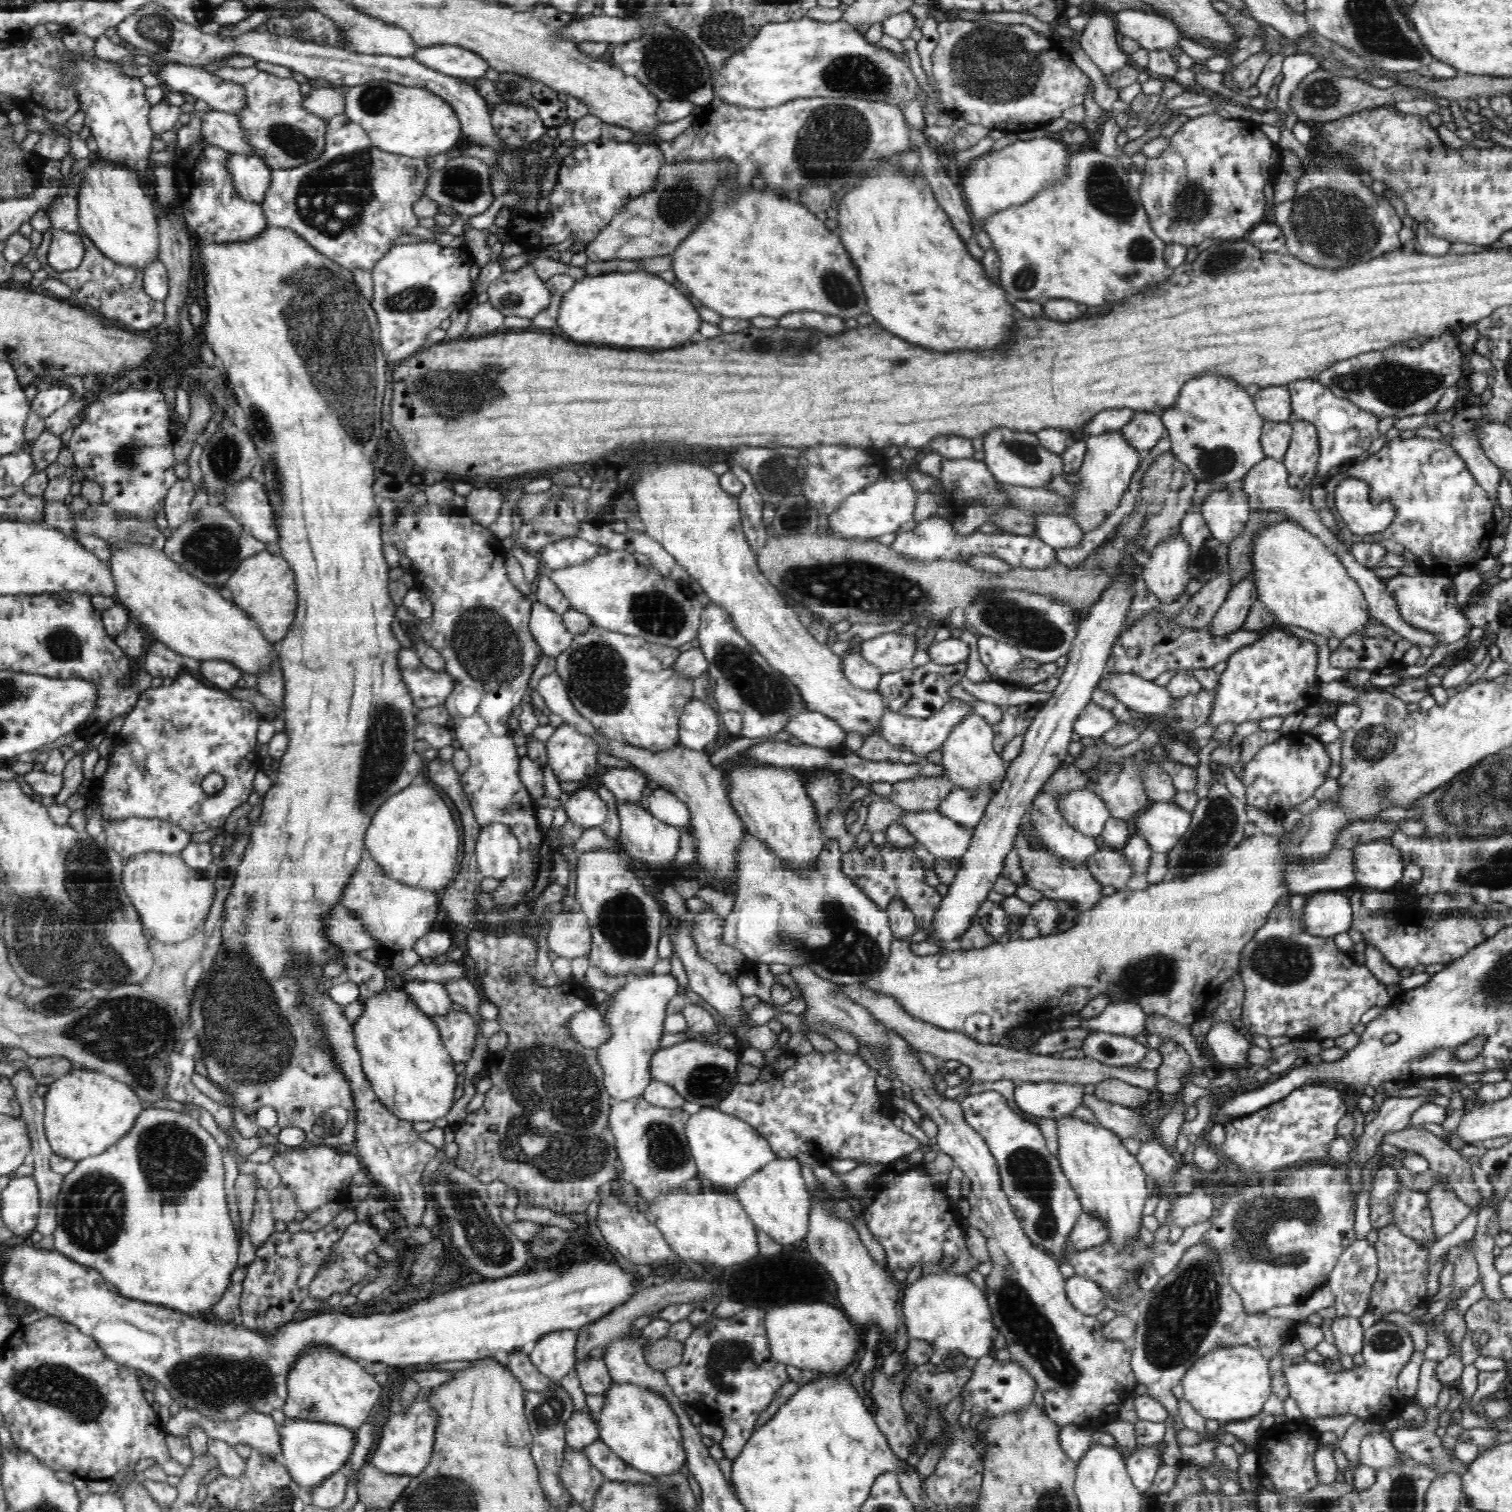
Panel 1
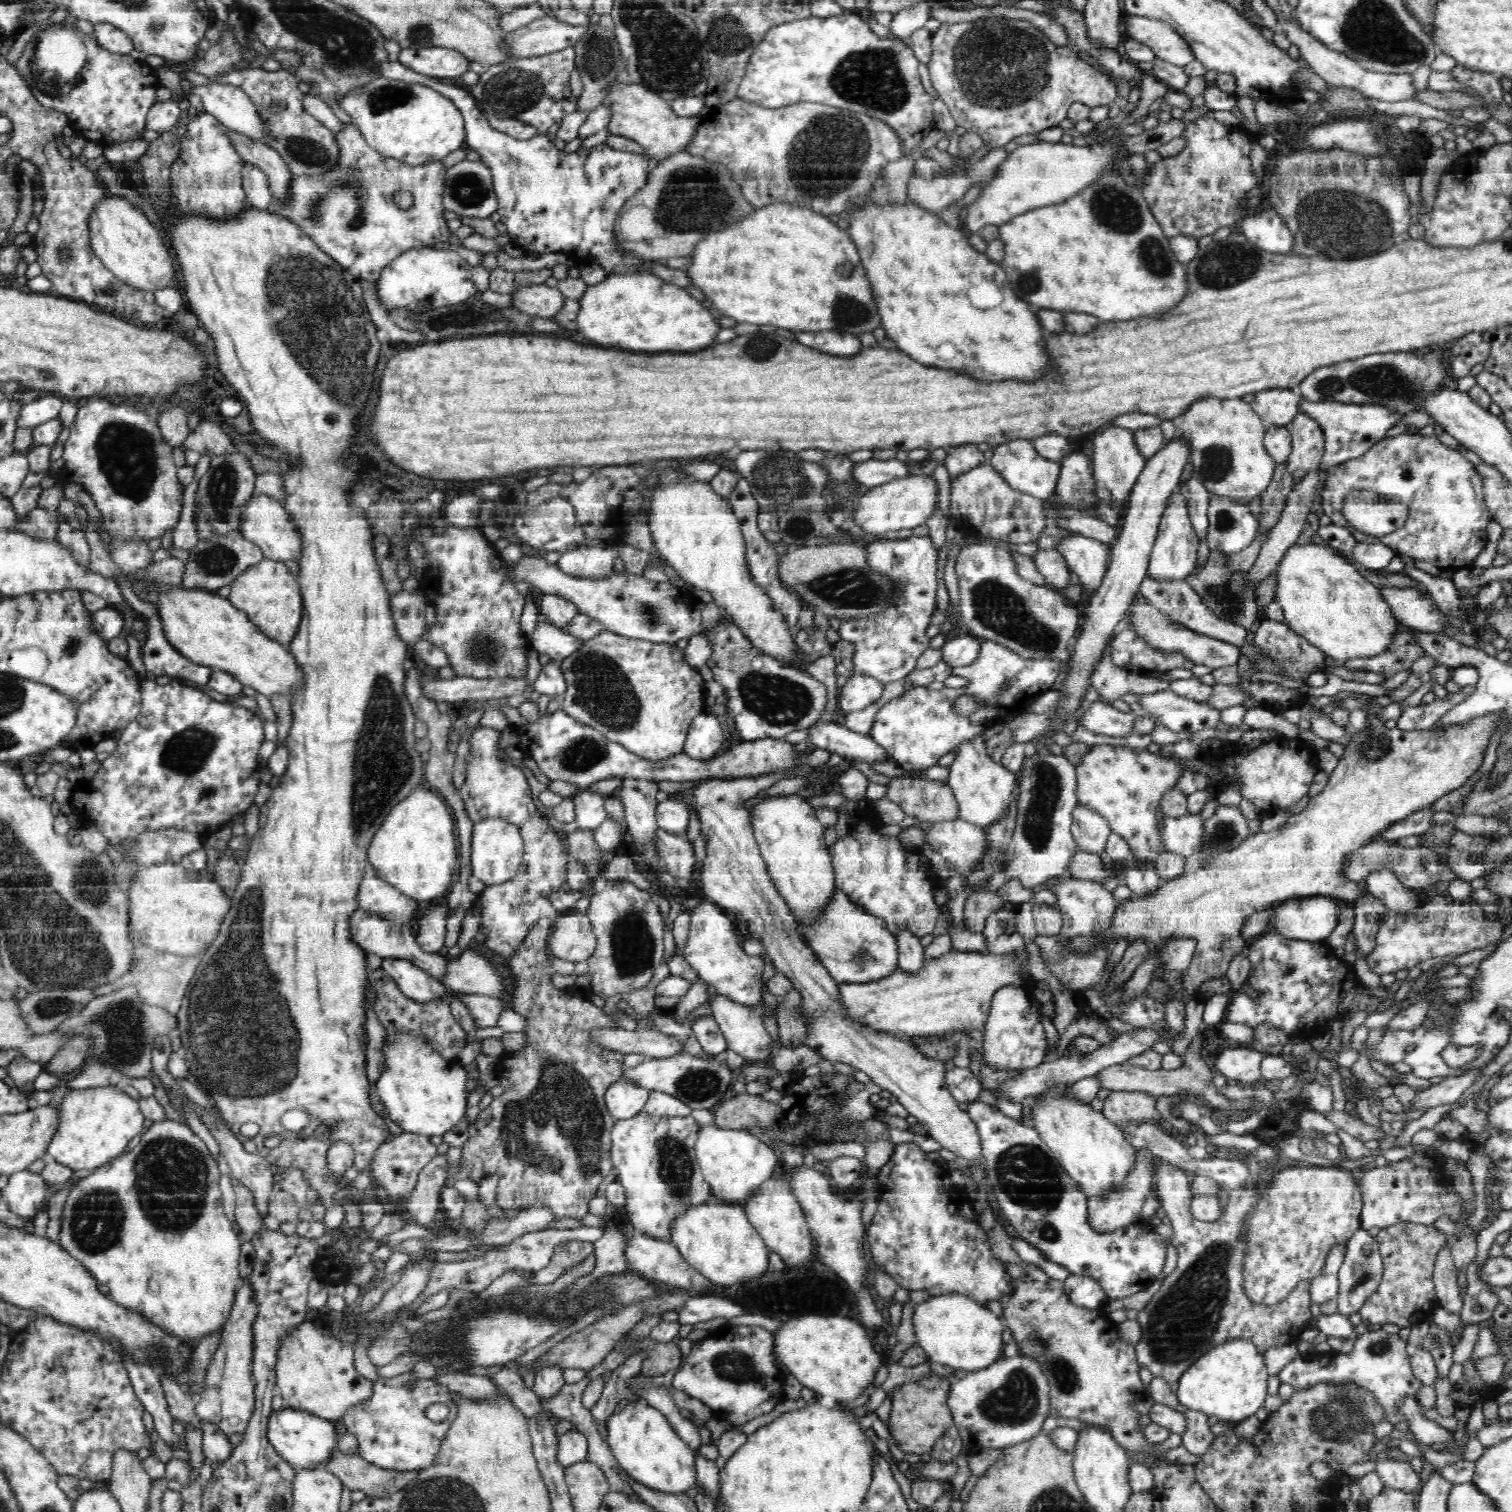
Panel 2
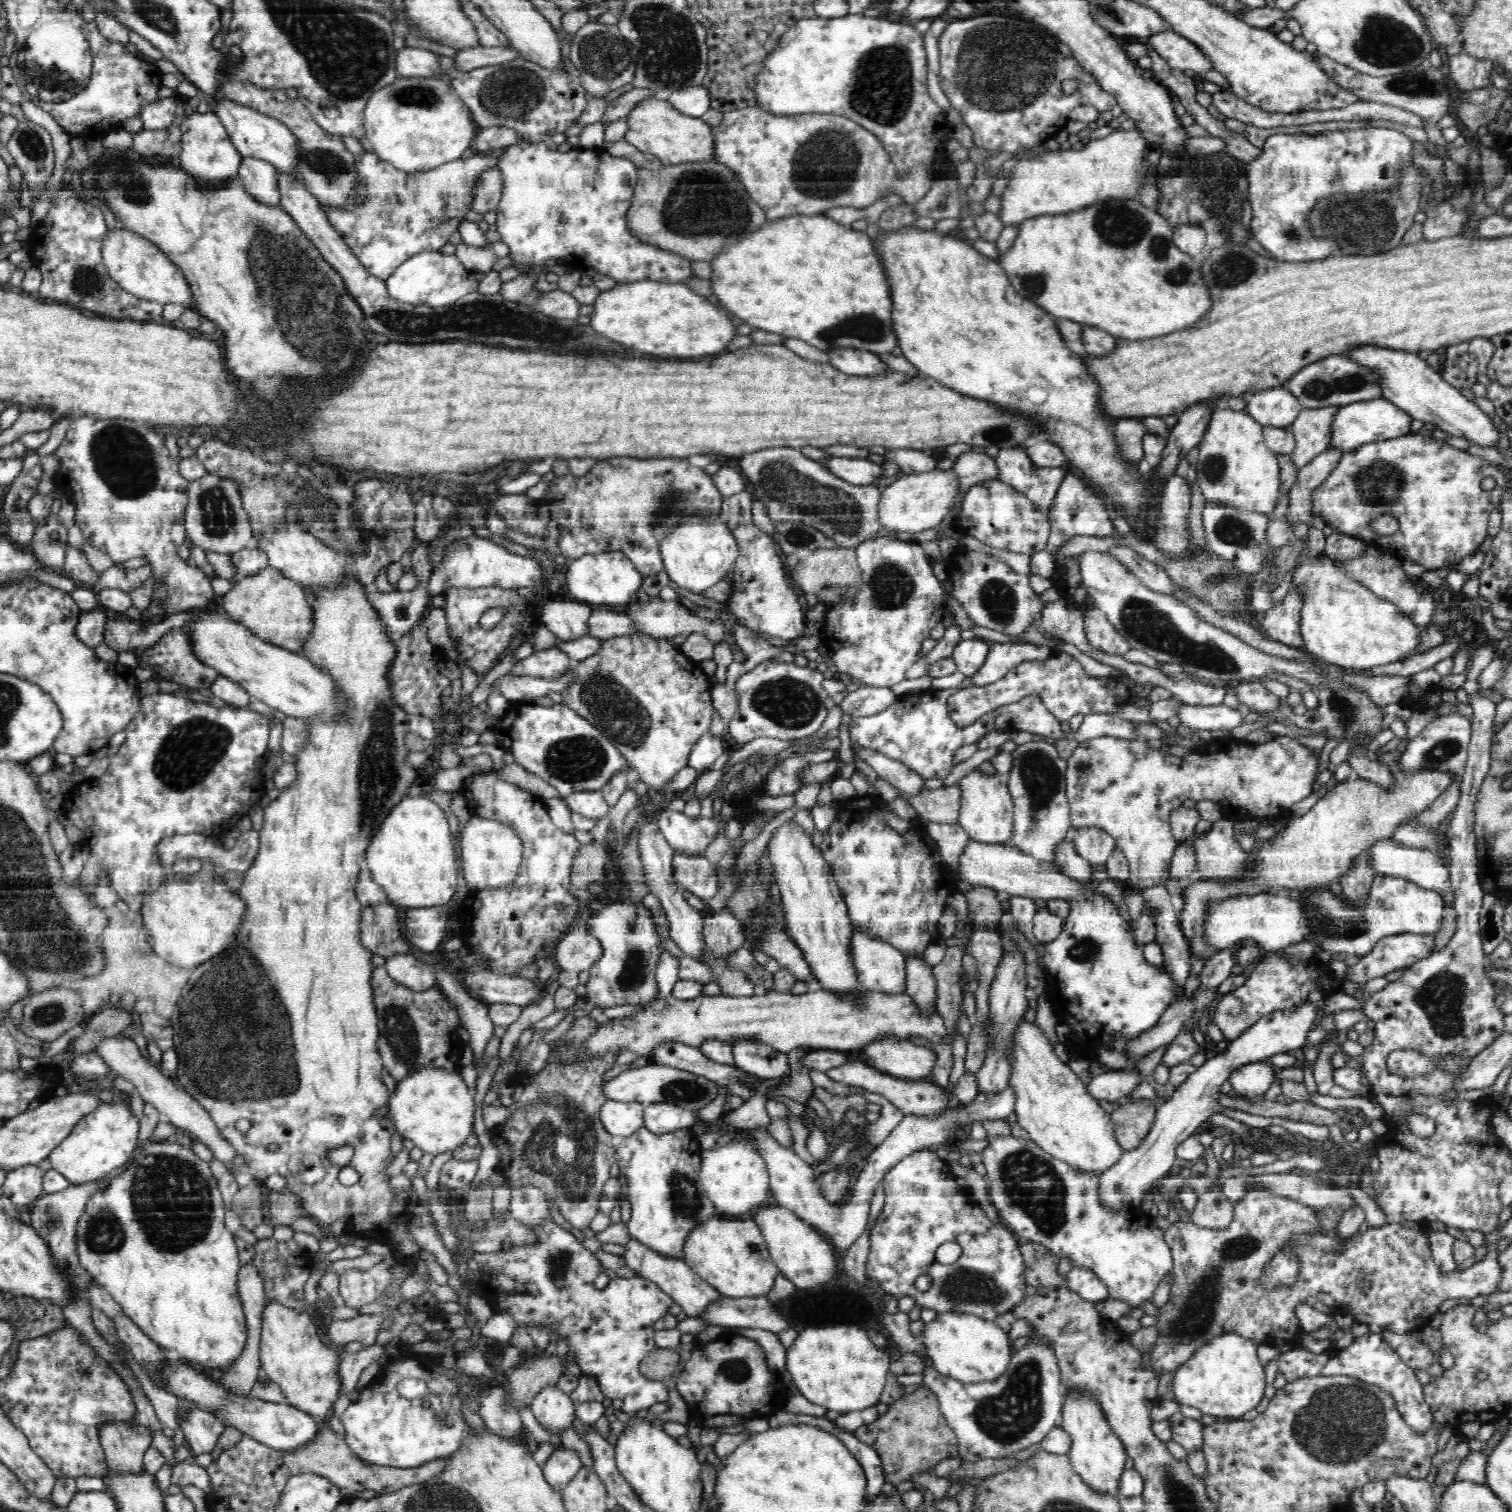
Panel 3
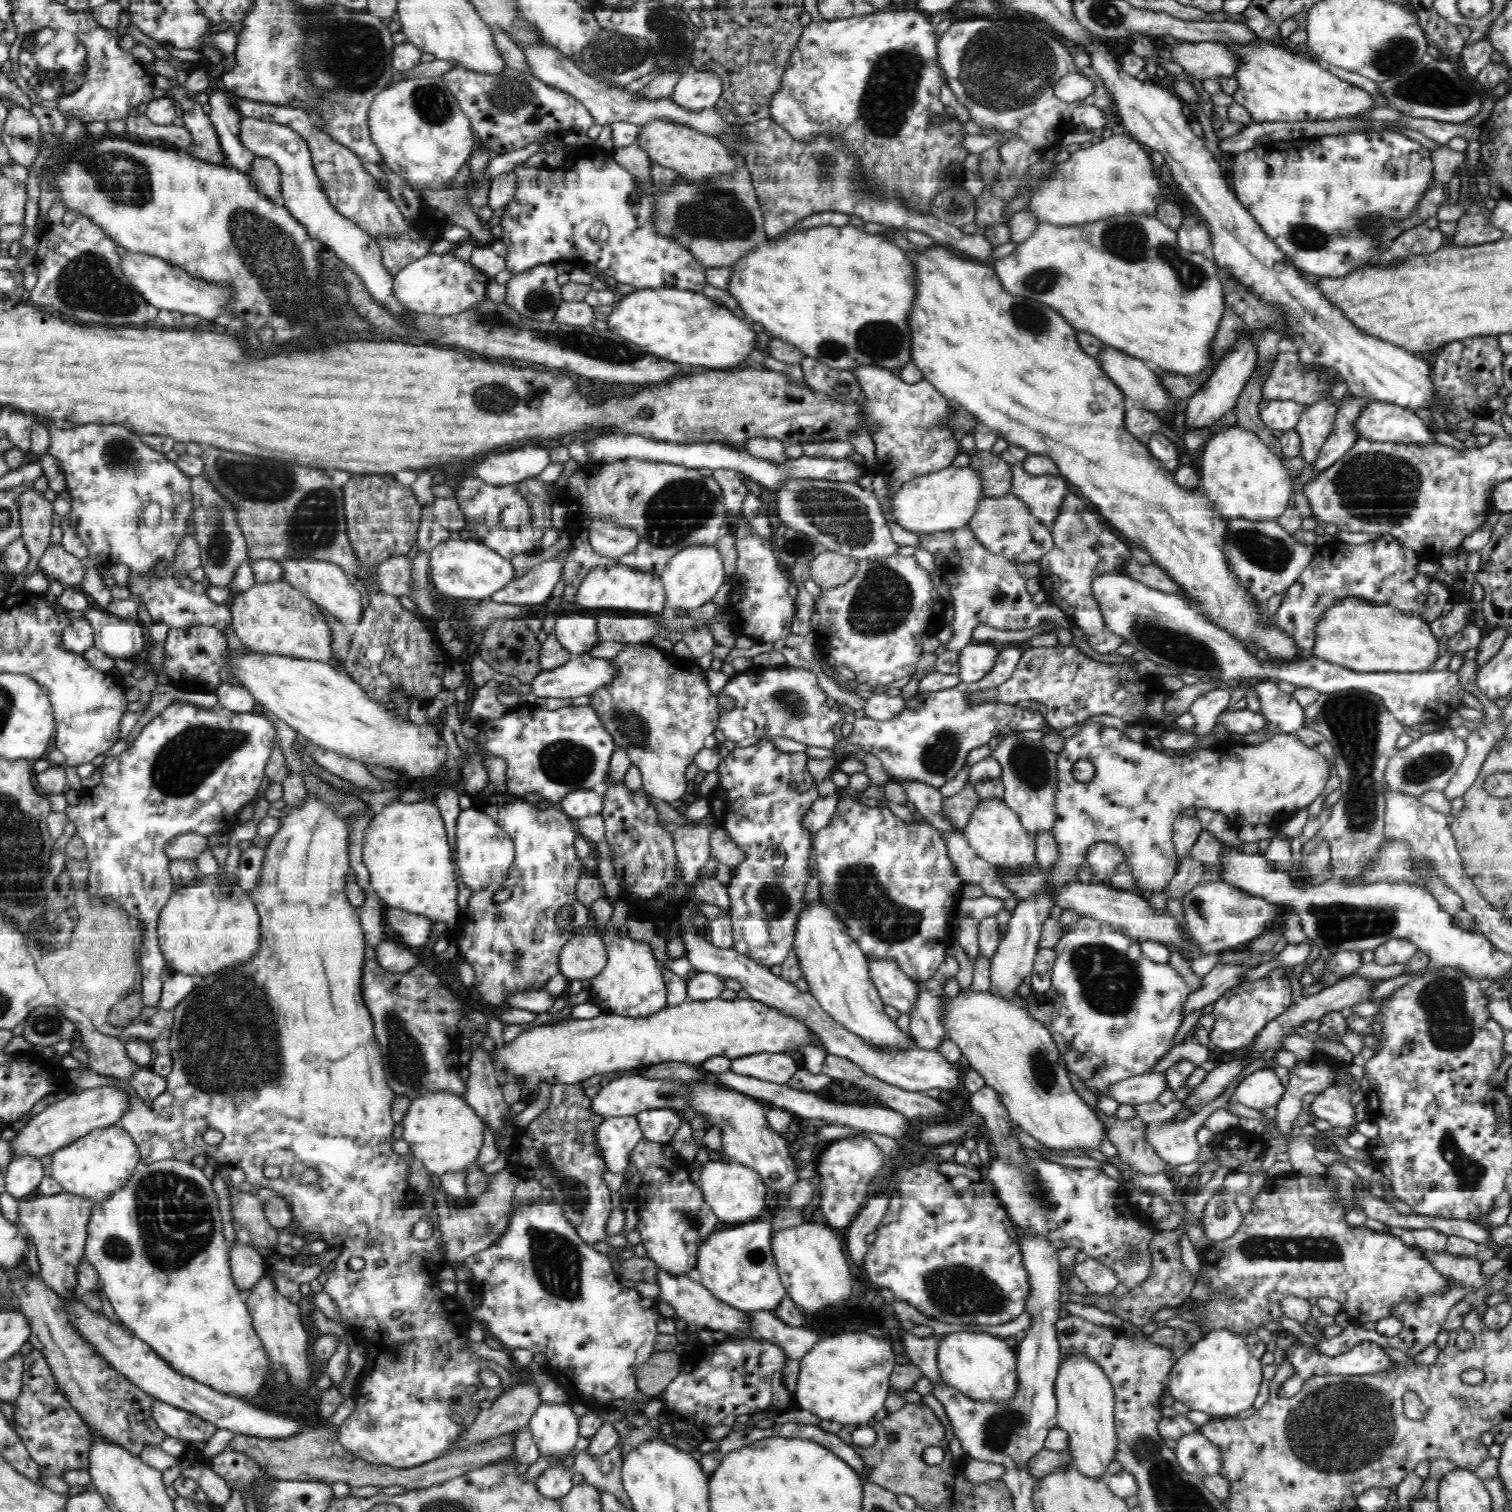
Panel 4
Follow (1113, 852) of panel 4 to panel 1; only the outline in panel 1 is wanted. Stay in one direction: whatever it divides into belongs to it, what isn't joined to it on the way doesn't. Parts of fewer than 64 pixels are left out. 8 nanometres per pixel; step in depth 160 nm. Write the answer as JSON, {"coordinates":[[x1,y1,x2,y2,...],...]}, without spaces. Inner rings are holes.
{"coordinates":[[1064,789,1055,798,1055,804,1071,828,1090,839,1100,839,1110,813,1094,789]]}

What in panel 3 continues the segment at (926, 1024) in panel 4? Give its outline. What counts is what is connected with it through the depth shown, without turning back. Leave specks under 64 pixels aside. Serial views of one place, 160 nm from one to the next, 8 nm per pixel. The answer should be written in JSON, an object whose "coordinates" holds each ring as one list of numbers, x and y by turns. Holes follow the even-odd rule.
{"coordinates":[[916,954,906,958,905,970,907,986,904,992,913,997,922,1013,931,1013,937,1000,937,983,932,966]]}

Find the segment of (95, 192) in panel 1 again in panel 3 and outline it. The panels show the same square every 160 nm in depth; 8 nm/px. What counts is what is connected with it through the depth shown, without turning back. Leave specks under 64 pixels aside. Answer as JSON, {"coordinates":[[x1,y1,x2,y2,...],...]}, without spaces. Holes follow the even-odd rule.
{"coordinates":[[132,229,116,230,101,241,102,260,108,273,126,292,135,294,144,300,158,301,160,304,181,304,190,306,190,287,182,271,150,240]]}

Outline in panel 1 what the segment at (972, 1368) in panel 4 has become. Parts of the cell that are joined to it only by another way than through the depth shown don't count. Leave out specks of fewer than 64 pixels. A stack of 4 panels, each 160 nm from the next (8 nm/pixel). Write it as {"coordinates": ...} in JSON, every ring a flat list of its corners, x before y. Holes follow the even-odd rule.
{"coordinates":[[964,1273,936,1274,920,1278,904,1290,903,1312,906,1318,908,1337,930,1342,934,1349,945,1349,948,1354,962,1353,965,1357,980,1359,994,1351,993,1339,997,1334,992,1324,988,1301,982,1291]]}

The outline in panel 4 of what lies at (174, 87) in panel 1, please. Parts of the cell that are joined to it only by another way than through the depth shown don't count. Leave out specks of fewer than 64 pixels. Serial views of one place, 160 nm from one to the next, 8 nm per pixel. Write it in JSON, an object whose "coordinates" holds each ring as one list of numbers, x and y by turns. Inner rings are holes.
{"coordinates":[[244,116,241,117,240,122,240,139,256,157,272,159,276,163,281,173,280,202,307,230,311,240,322,241,329,245,333,252,364,280,366,289,378,301,388,305,392,309,392,313,404,315,405,321,406,308,403,308,402,303,398,302,392,293,395,276,387,274,386,270,383,270,378,243,375,242,375,238,372,238,344,215,340,215,330,202,327,202,326,193,322,190,318,175,315,174,309,146,300,132,276,122,264,122]]}

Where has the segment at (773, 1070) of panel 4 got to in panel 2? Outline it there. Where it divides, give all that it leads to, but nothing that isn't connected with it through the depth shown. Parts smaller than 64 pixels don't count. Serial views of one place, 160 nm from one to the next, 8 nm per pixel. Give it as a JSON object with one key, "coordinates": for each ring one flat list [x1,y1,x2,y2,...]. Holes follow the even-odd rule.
{"coordinates":[[711,988,709,998,710,1009,726,1039,727,1048,740,1054,745,1063,768,1061,773,1041,764,1027,763,1019,747,1005,732,1002,727,996,722,996]]}

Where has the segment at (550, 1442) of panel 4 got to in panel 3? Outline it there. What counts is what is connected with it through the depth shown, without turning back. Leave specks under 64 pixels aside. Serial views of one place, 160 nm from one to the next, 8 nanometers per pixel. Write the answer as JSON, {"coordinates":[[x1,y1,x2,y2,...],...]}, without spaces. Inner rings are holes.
{"coordinates":[[550,1385,535,1394,530,1407,538,1424,550,1433,573,1428,575,1404,570,1395,564,1394,556,1385]]}

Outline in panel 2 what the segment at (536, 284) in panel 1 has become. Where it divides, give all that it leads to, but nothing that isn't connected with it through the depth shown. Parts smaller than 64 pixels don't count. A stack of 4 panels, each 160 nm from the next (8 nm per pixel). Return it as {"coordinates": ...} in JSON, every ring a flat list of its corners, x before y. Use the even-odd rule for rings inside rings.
{"coordinates":[[544,284,526,285,518,289,512,289,513,310,518,310,540,318,552,319,562,308,566,297,558,287,549,287]]}

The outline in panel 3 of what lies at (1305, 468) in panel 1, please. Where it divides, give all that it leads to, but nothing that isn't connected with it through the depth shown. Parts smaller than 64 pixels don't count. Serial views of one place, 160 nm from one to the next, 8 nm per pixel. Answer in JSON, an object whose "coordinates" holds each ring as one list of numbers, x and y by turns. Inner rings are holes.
{"coordinates":[[1340,407,1304,408,1296,421,1287,427,1295,437,1295,449,1290,454,1294,466,1305,467,1330,447,1331,424]]}

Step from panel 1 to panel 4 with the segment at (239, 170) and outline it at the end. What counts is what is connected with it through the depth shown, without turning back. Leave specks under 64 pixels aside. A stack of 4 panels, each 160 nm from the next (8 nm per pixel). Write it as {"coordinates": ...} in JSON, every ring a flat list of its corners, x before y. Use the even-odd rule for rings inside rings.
{"coordinates":[[255,157,247,172,252,186,256,190,274,201,281,197,281,173,272,159]]}

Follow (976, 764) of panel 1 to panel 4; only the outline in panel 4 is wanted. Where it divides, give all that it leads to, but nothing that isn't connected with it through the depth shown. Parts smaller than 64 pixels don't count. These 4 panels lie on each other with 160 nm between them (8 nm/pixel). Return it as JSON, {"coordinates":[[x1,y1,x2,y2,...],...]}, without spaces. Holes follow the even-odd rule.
{"coordinates":[[998,800,982,802,971,812,967,828,963,830,970,846,980,858,992,867,1014,868,1014,866,1034,866,1036,859,1036,842,1023,831,1019,816,1005,803]]}

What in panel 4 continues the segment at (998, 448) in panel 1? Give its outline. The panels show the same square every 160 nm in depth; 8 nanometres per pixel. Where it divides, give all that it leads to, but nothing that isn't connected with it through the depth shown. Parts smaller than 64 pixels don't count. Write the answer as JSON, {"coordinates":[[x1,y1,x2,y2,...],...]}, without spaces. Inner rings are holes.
{"coordinates":[[1022,463,1010,466,1012,469,1012,491,1029,507,1029,511,1049,528,1058,516,1063,498,1070,487,1064,477,1052,473,1030,473]]}

